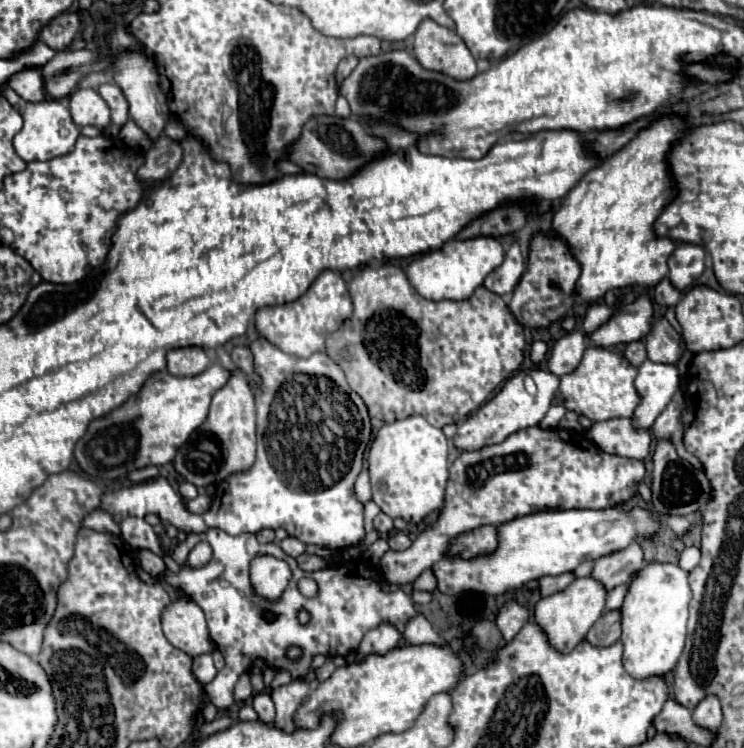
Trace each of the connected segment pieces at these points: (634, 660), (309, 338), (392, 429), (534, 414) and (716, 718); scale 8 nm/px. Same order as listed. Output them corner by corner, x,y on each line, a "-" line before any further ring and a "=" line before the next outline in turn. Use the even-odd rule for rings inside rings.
648,562
630,580
622,614
622,644
624,644
624,668
634,678
662,676
674,668
678,654
686,640
688,602
692,598
688,586
688,574
676,564
=
324,270
314,282
312,286
308,288
306,294
302,294
298,300
294,302
288,302
288,304
282,304
282,306
266,306
266,308
260,308
256,312
256,330
262,338
266,338
270,344
278,346
282,352
286,354
294,354
294,356
300,356
300,358
308,358
310,354
314,352
320,352
324,348
324,342
326,338
338,330
342,326
342,322
352,314
352,300
350,300
350,294
348,294
348,288
346,288
346,282
342,280
340,272
334,272
334,270
=
408,416
404,420
394,420
384,424
370,444
368,452
368,472
372,484
372,500
390,518
404,518
408,522
422,522
430,512
438,510
444,502
444,490
448,482
448,440
440,428
430,426
422,416
=
532,370
532,378
538,384
538,394
530,396
524,390
524,376
516,374
512,376
502,390
486,404
480,406
472,416
468,416
464,422
458,424
458,432
452,438
454,446
458,448
458,452
470,452
470,450
480,450
484,446
492,446
492,444
500,444
504,442
510,434
536,426
548,412
550,408
550,400
554,398
554,392
558,390
558,376
546,372
546,370
=
706,698
702,700
696,710
692,712
692,720
694,724
710,730
710,732
718,732
720,724
722,724
722,708
720,702
716,698

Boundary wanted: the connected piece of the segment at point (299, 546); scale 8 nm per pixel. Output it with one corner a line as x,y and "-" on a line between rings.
284,538
282,542
280,542
280,546
282,546
282,550
286,552
286,554
290,554
292,558
296,558
296,556
300,556
300,554
304,554
306,552
306,546
302,544
302,542
298,542
296,538

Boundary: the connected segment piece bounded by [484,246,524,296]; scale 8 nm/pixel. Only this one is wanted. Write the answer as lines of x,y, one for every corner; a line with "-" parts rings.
510,246
510,250
504,256
504,262
486,276
484,288
498,296
504,296
504,294
508,296
518,284
522,270
524,270
524,256
520,254
518,246

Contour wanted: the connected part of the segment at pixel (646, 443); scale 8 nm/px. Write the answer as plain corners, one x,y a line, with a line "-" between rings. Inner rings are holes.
628,418
594,422
586,436
606,454
642,460
650,448
650,430
634,430

